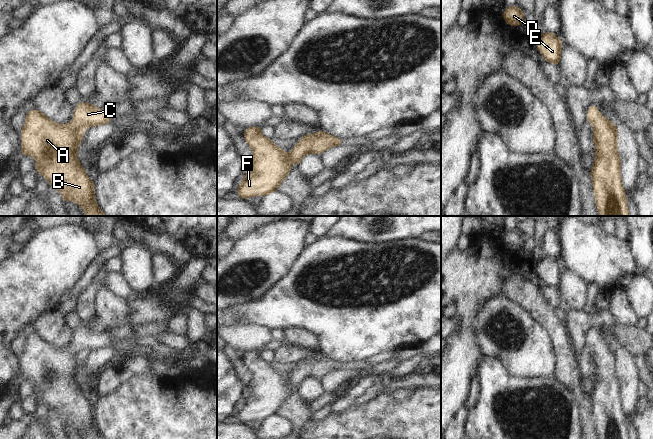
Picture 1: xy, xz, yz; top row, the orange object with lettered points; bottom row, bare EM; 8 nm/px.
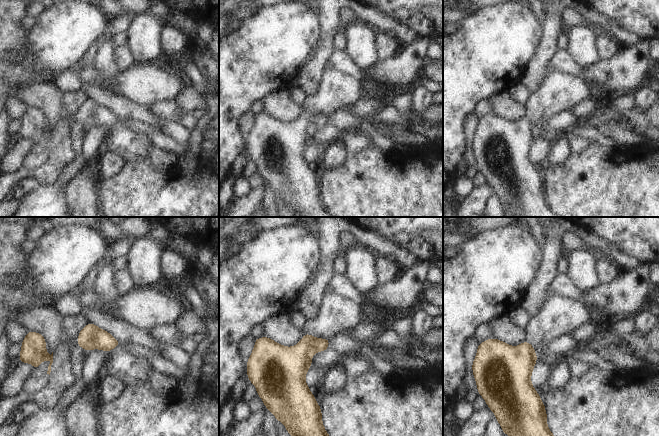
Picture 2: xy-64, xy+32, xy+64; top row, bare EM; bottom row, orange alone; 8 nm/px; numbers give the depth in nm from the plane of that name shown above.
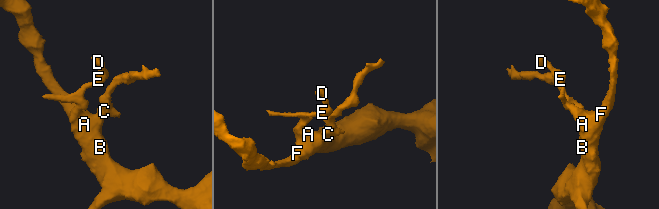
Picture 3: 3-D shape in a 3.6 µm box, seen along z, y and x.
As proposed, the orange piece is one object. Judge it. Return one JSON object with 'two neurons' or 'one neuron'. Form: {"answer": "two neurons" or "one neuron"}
{"answer": "one neuron"}

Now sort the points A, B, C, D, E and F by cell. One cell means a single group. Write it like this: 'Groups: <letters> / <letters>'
Groups: A B C D E F

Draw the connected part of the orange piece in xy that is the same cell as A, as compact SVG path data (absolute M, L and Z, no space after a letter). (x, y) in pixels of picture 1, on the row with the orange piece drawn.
M82 101L75 106L73 120L63 125L52 121L36 108L26 112L25 125L20 133L22 156L33 156L36 159L34 170L48 180L49 186L60 191L64 204L74 200L80 208L84 209L86 216L107 215L98 207L95 200L95 183L89 179L80 165L76 153L82 143L85 129L110 124L111 113L109 109L99 109Z

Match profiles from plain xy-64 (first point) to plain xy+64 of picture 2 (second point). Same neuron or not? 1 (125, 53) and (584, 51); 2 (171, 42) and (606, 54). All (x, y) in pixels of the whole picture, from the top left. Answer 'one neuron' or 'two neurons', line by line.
1: two neurons
2: one neuron

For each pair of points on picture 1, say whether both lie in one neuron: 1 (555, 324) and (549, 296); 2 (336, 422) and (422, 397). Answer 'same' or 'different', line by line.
1: different
2: same

